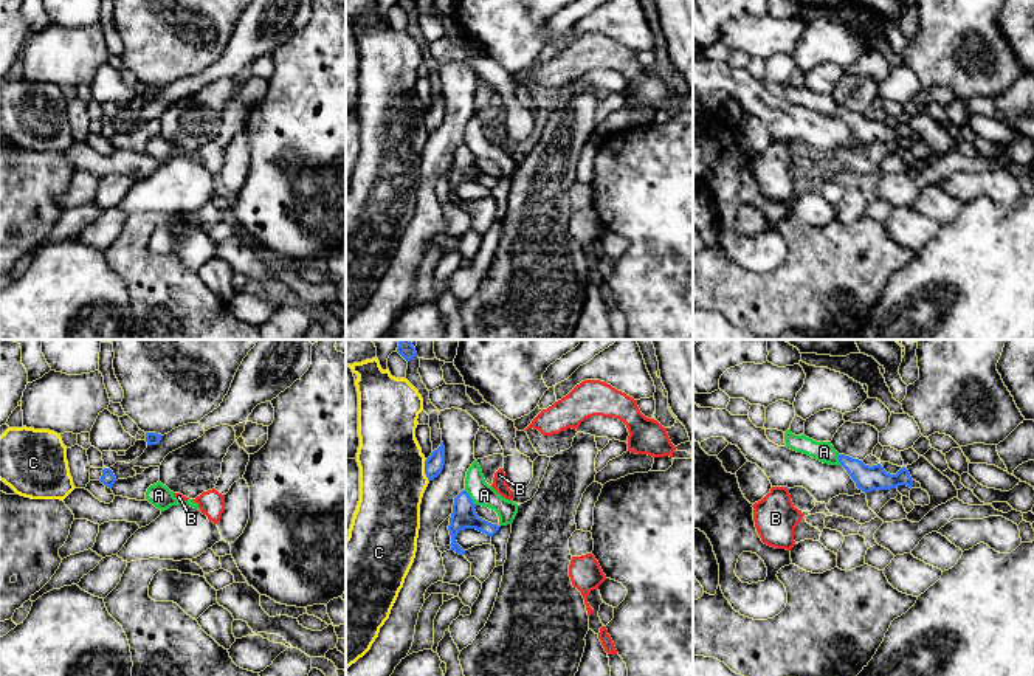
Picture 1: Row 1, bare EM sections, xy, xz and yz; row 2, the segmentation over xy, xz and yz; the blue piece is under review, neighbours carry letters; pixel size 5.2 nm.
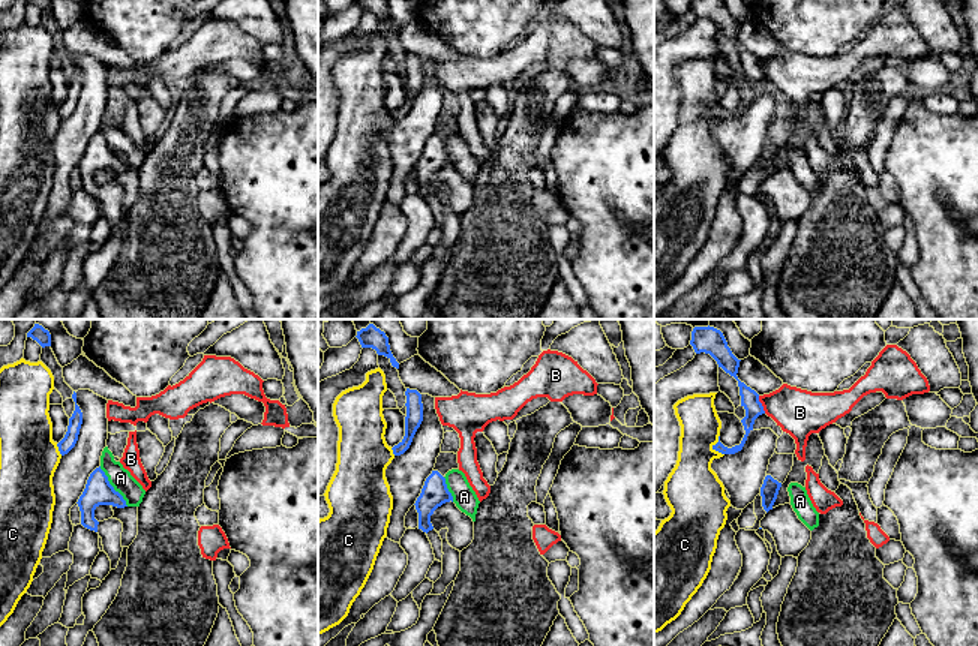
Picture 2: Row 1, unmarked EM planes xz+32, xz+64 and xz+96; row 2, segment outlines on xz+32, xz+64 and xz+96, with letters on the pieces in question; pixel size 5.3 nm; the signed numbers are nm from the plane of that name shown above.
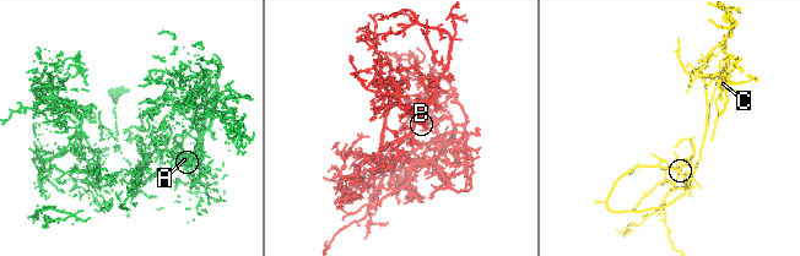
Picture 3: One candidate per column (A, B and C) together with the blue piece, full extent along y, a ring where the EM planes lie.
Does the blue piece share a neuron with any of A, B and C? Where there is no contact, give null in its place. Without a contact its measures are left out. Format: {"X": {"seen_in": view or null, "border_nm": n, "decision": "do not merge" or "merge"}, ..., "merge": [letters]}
{"A": {"seen_in": "xz", "border_nm": 100, "decision": "do not merge"}, "B": {"seen_in": null, "decision": "do not merge"}, "C": {"seen_in": "xz", "border_nm": 120, "decision": "do not merge"}, "merge": []}

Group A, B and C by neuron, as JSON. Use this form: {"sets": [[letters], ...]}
{"sets": [["A"], ["B"], ["C"]]}

